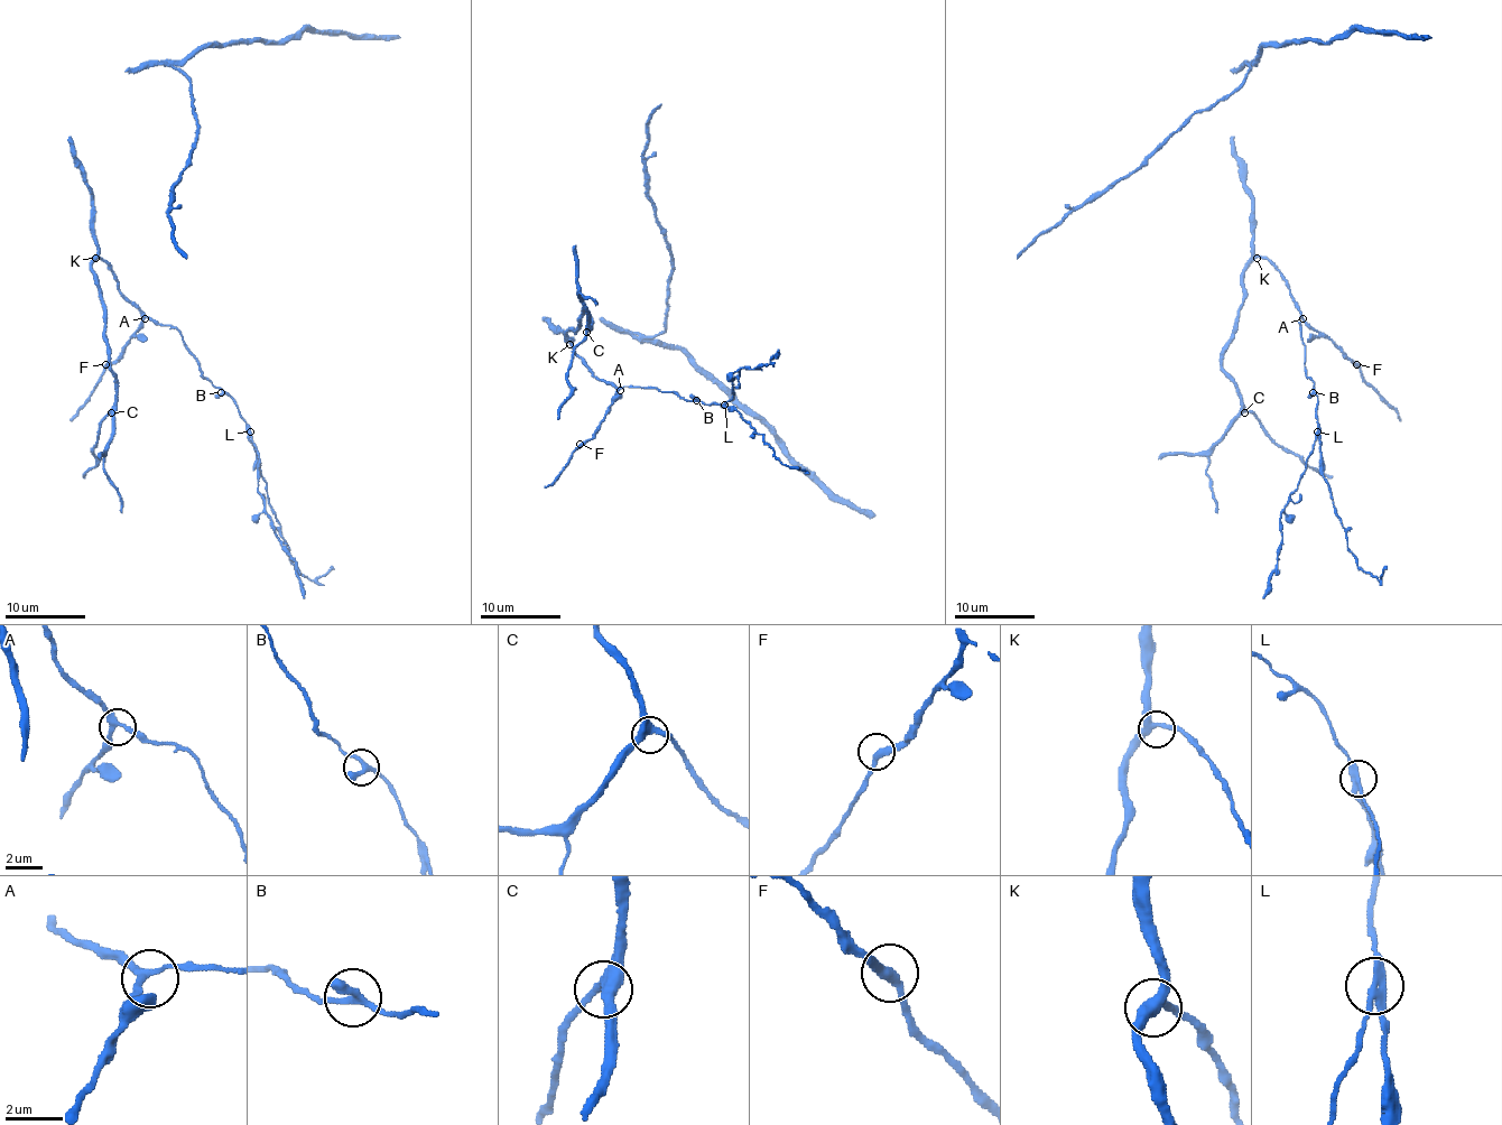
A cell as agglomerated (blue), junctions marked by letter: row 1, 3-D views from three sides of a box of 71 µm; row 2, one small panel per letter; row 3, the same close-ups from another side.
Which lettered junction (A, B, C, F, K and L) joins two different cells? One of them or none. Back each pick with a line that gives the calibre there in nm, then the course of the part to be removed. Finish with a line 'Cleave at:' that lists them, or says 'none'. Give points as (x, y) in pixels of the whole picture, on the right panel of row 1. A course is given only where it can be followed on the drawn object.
L: Thickness 260 nm. Course of the part to remove: (1317, 433), (1297, 490), (1280, 514), (1282, 540), (1277, 570), (1262, 598)
Cleave at: L

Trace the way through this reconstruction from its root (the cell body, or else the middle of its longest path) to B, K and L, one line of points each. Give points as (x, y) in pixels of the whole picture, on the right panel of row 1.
B: (1251, 202), (1254, 254), (1262, 256), (1280, 273), (1300, 312), (1305, 372), (1313, 382), (1313, 392)
K: (1251, 202), (1251, 234), (1257, 258)
L: (1251, 202), (1254, 254), (1262, 256), (1280, 273), (1300, 312), (1305, 372), (1317, 396), (1317, 433)

